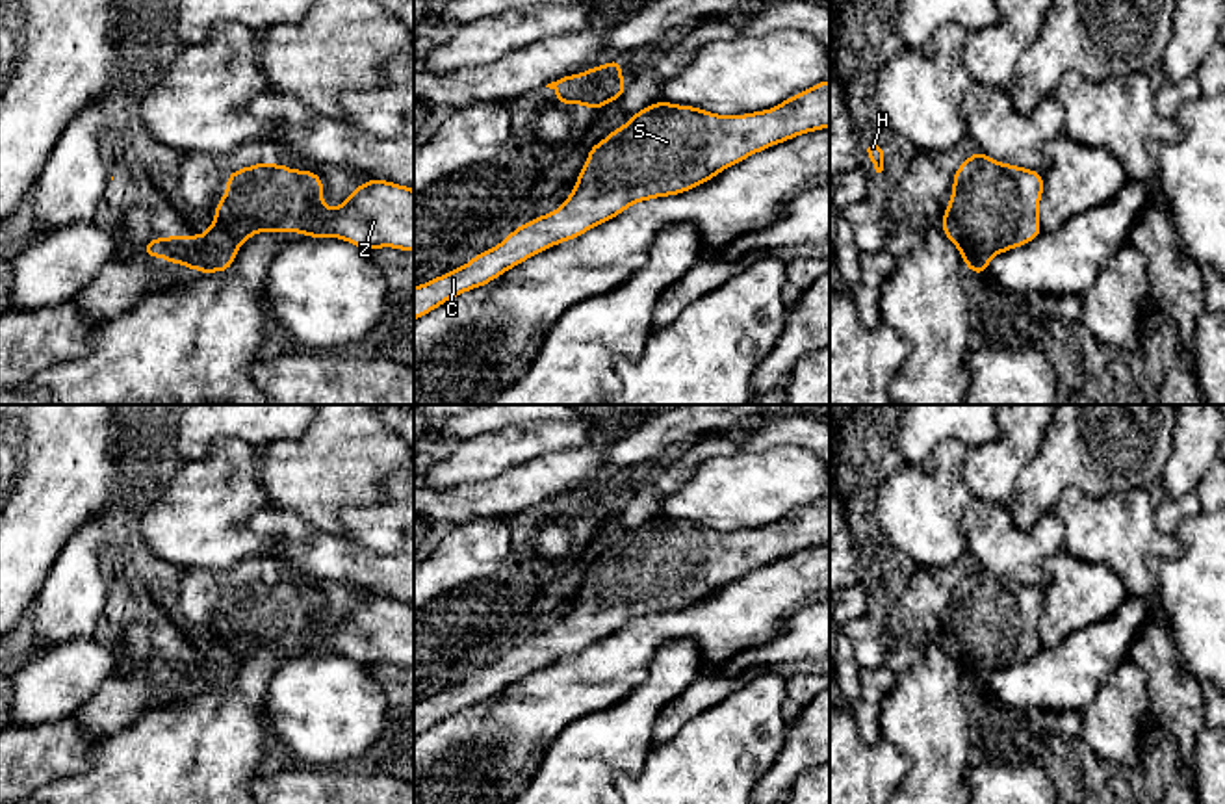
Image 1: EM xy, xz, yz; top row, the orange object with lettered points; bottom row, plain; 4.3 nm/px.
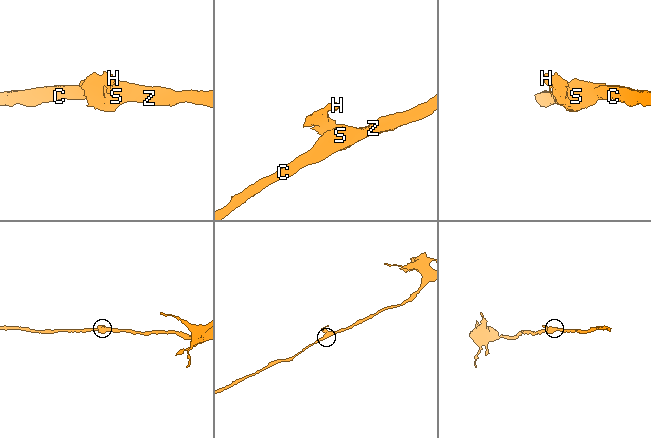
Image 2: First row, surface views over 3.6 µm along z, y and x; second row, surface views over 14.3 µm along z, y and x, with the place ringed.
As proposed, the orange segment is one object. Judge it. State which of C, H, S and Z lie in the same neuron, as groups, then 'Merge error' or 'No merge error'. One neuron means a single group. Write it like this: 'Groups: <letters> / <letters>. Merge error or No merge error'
Groups: C H S Z. No merge error

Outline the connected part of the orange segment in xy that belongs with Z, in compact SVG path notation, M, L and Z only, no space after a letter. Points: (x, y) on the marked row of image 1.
M258 162L228 175L226 193L213 212L215 221L206 234L152 238L141 253L152 258L163 256L169 266L180 262L187 269L212 275L213 269L226 273L238 249L256 232L340 238L369 253L379 247L414 251L414 189L380 178L369 178L353 189L342 206L325 208L319 175Z

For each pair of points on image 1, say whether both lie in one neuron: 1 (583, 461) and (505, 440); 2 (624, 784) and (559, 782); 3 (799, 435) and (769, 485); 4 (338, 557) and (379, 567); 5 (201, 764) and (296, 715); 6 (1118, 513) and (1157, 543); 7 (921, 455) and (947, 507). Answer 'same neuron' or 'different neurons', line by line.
1: different neurons
2: different neurons
3: different neurons
4: same neuron
5: different neurons
6: same neuron
7: different neurons

